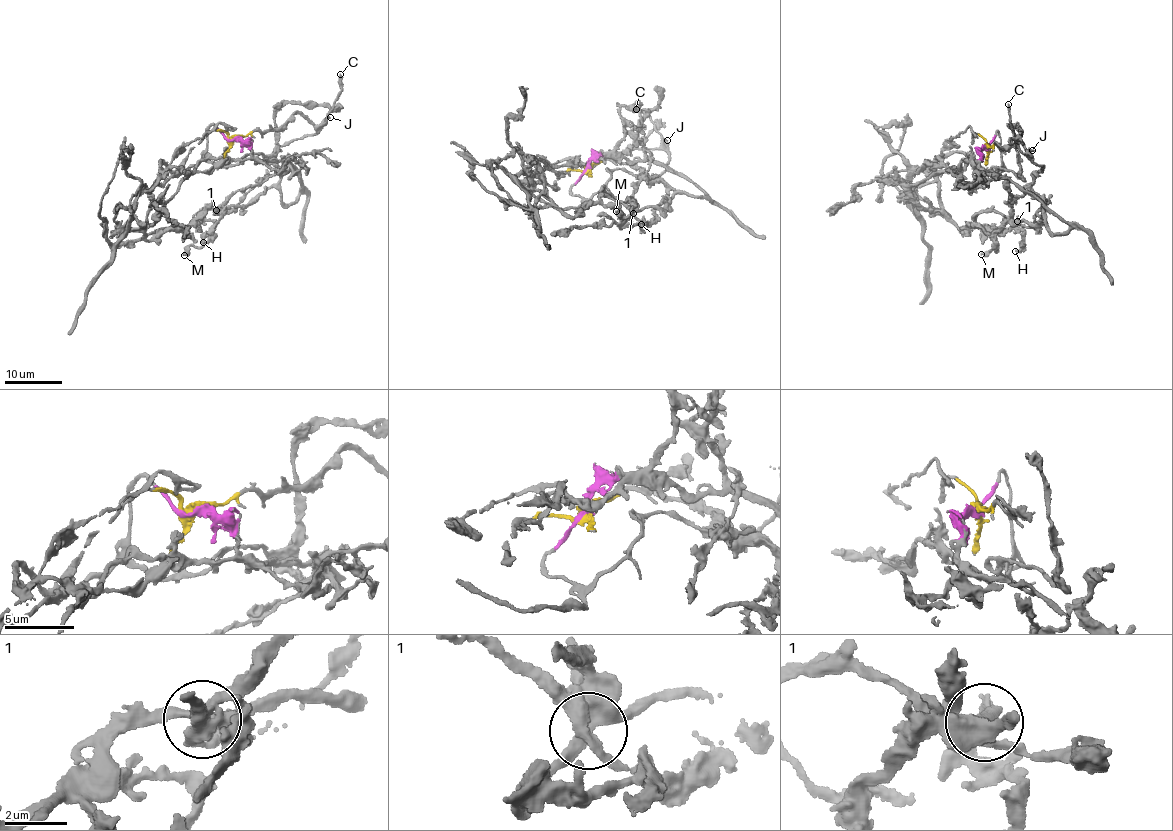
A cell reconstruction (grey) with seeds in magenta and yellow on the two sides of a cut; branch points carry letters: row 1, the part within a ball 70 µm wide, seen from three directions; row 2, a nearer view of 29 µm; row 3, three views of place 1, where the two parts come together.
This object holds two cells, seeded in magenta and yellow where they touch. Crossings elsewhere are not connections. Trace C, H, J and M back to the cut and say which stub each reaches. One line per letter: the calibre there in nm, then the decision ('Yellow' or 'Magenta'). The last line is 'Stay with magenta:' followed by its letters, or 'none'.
C: Thickness 260 nm. Yellow
H: Thickness 280 nm. Yellow
J: Thickness 360 nm. Yellow
M: Thickness 240 nm. Yellow
Stay with magenta: none

